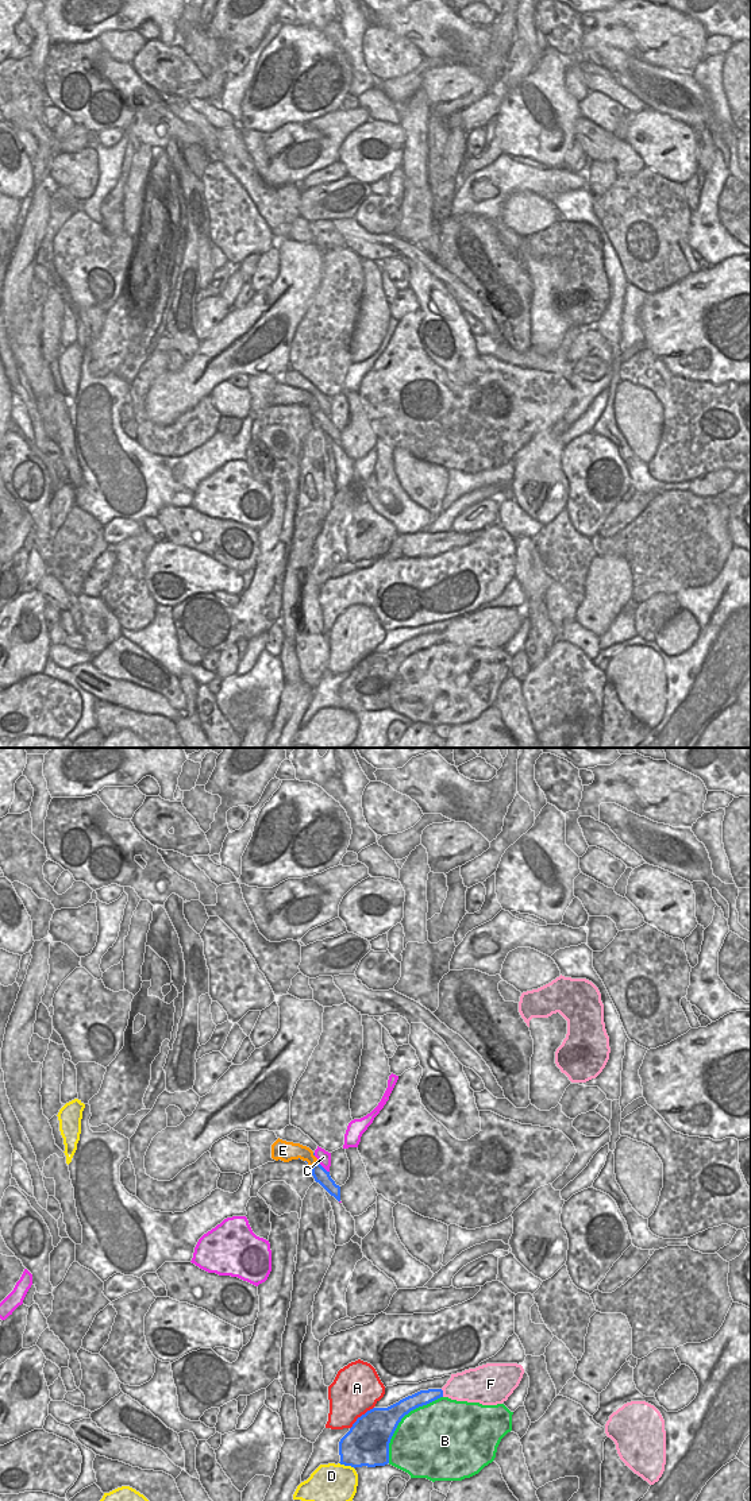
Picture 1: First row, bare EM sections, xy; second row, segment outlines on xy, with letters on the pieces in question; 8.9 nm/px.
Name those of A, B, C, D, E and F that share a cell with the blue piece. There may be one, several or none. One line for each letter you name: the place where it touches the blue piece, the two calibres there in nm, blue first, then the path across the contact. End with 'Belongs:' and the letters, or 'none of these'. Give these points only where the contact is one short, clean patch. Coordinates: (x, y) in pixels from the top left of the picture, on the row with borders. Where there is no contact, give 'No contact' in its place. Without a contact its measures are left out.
Belongs: none of these

